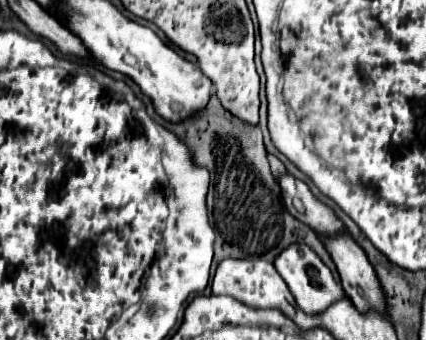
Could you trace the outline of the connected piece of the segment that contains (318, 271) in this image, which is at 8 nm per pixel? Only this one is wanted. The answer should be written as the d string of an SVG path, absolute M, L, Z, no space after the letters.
M291 245L291 247L287 247L275 259L275 269L283 277L283 281L287 283L297 307L303 309L307 315L317 315L317 313L325 311L331 303L345 297L343 287L333 279L333 273L329 271L329 267L325 267L323 261L307 245Z

